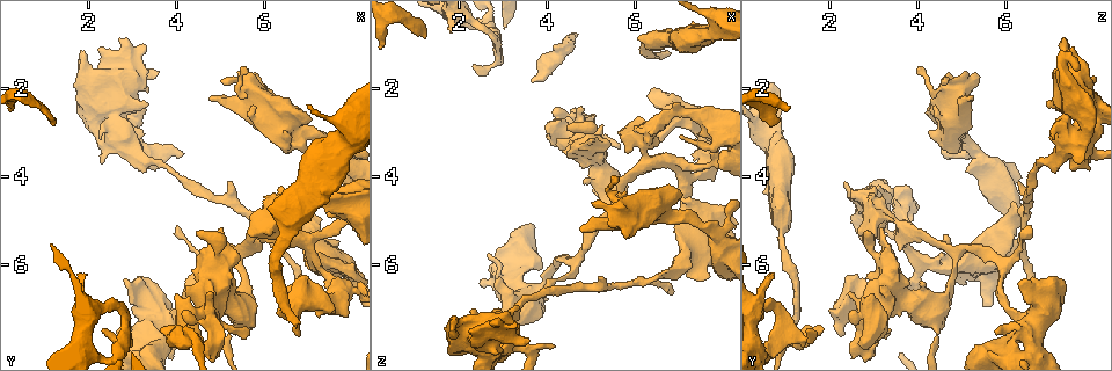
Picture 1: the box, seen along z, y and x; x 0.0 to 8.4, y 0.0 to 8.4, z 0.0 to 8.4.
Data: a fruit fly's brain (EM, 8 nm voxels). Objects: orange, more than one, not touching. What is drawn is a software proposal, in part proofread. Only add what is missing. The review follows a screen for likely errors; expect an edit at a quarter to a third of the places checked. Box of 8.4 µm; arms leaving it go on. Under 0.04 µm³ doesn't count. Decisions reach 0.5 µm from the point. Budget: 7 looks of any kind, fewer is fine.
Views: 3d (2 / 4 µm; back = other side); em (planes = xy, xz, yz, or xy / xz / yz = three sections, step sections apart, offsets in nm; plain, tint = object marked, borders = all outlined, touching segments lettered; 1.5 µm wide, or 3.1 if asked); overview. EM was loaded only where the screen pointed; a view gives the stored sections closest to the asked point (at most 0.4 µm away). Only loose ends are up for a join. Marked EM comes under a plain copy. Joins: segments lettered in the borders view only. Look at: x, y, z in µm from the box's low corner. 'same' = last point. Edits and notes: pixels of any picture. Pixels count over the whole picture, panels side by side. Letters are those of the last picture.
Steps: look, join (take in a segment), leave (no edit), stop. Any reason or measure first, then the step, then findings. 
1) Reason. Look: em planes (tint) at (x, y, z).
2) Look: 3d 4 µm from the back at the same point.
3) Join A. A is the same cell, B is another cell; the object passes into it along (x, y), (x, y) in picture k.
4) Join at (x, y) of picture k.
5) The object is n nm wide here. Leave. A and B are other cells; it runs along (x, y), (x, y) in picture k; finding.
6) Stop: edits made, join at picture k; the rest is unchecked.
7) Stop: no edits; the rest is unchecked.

Look: 3d 4 µm at (5.55, 1.55, 4.00).

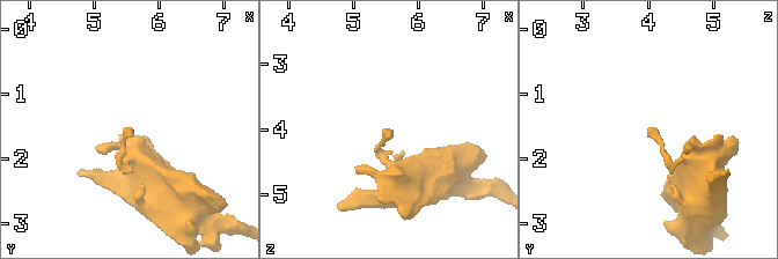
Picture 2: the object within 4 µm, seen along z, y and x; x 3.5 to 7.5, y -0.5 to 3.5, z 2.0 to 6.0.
Look: em planes (borders) at (5.50, 1.50, 4.00).

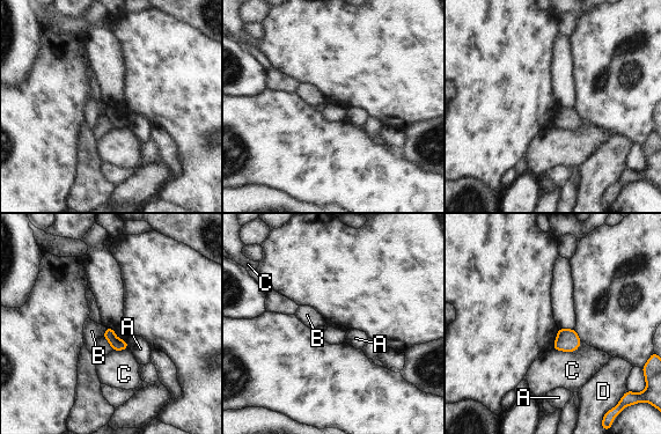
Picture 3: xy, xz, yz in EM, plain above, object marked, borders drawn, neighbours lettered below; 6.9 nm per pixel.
Leave. A, B, C and D are other cells; a border runs along (107, 328), (102, 336) in picture 3; none of them fits.

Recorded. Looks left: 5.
An open end. Look: 3d 4 µm at (3.60, 1.65, 7.70).

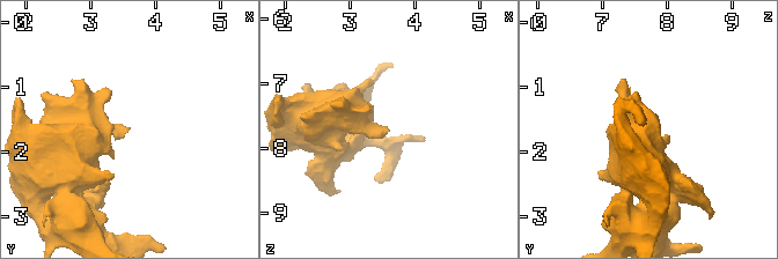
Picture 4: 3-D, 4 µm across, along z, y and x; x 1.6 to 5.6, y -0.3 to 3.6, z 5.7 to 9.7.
Now the EM. Look: em planes (borders) at (3.55, 1.70, 7.65).

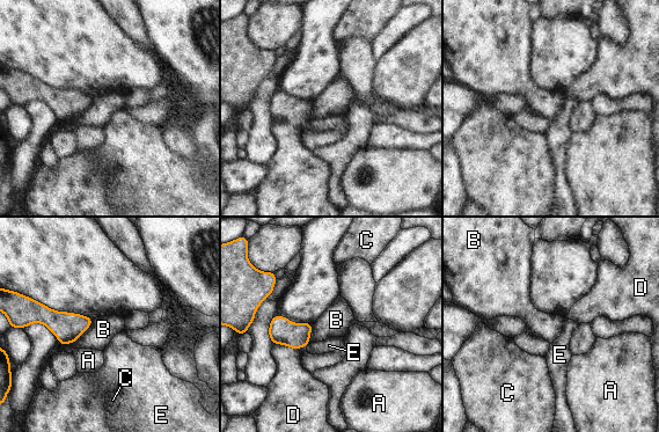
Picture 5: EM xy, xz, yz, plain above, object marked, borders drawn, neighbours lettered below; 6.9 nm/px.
The object is 180 nm wide here. Leave. A, B, C, D and E are other cells; a border runs along (93, 320), (74, 341), (60, 345) in picture 5; no lettered segment goes on from it.

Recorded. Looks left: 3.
Branch stops here. Look: em planes (borders) at (6.75, 7.40, 1.20).

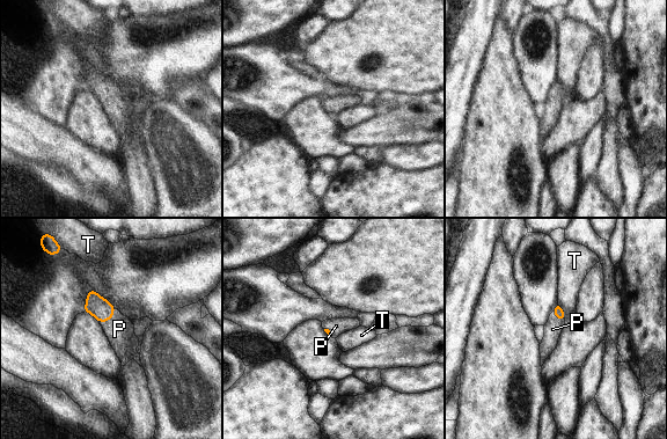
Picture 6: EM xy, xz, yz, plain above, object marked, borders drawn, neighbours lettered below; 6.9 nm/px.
Join at (119, 329) of picture 6. P is the same cell, T is another cell; the cell continues.

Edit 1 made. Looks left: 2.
Stop: edits made, join at picture 6; the rest is unchecked.

